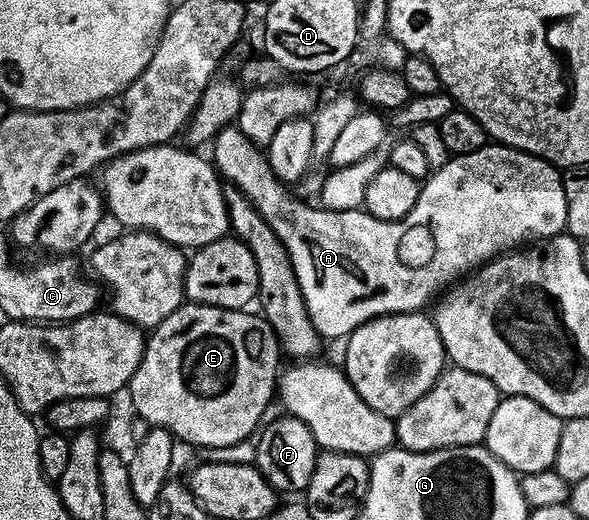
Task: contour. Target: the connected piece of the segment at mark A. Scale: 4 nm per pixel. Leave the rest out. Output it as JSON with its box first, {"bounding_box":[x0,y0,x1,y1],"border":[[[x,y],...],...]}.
{"bounding_box":[211,127,567,339],"border":[[[228,127],[217,133],[212,140],[212,147],[213,155],[211,154],[211,159],[216,170],[220,173],[222,180],[234,185],[236,189],[248,198],[252,208],[271,225],[273,231],[279,237],[280,243],[287,249],[288,257],[292,263],[292,269],[296,275],[296,281],[300,285],[301,295],[304,297],[304,307],[307,309],[308,318],[312,321],[312,327],[315,328],[318,336],[323,339],[326,339],[326,337],[346,338],[354,329],[361,327],[367,321],[374,321],[375,318],[385,317],[389,313],[414,313],[422,310],[424,308],[423,304],[431,296],[434,298],[440,292],[439,284],[442,281],[452,280],[451,282],[454,282],[456,279],[462,278],[464,275],[470,274],[472,271],[478,269],[488,259],[530,242],[527,241],[530,237],[539,237],[535,239],[555,237],[567,228],[567,204],[565,203],[563,177],[561,176],[560,170],[552,165],[550,161],[544,161],[542,157],[535,157],[532,153],[524,153],[522,149],[512,149],[510,145],[488,143],[472,153],[461,153],[452,156],[446,163],[438,166],[422,182],[417,203],[399,221],[382,221],[373,215],[369,215],[359,207],[324,209],[318,204],[315,204],[316,206],[306,205],[305,202],[298,201],[287,190],[290,188],[284,182],[280,181],[274,171],[272,171],[271,164],[267,162],[266,152],[260,146],[256,145],[254,141],[250,141],[237,127]]]}

